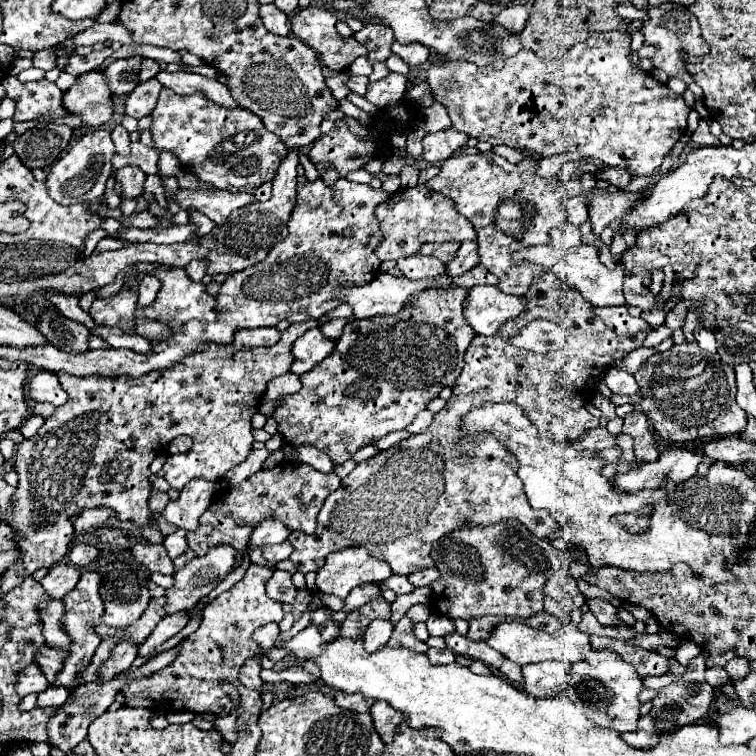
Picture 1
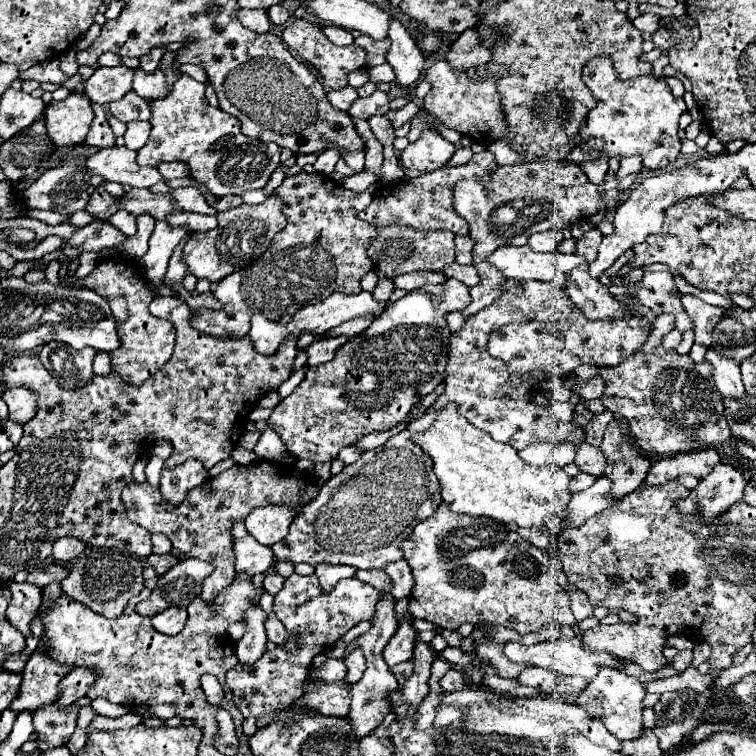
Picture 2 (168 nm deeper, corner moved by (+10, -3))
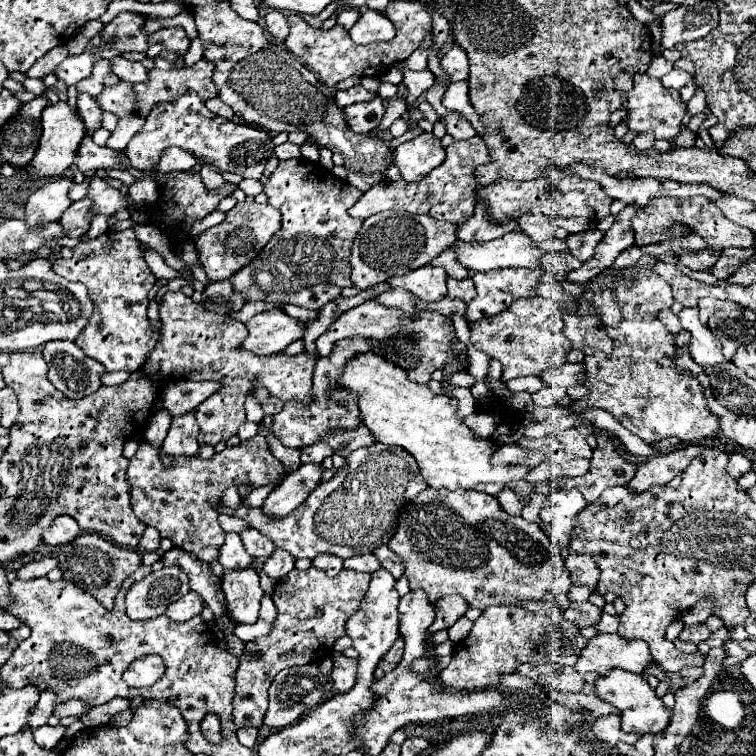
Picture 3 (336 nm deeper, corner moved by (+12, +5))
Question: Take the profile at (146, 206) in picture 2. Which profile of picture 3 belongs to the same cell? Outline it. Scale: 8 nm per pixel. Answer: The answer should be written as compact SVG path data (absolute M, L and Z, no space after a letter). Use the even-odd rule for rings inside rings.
M92 176L90 178L88 198L94 200L94 212L96 214L104 214L104 216L112 216L118 210L130 206L130 196L126 192L122 192L120 188L112 188L100 176Z

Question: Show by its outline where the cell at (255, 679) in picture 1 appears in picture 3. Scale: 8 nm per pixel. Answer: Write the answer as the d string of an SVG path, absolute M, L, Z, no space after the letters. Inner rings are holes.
M252 568L234 570L222 576L222 590L232 618L238 624L254 624L258 620L260 600L264 596L258 574Z

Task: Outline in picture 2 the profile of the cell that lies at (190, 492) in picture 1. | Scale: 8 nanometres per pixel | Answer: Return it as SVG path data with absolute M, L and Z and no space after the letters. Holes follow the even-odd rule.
M186 460L184 464L178 464L172 470L162 468L160 490L166 496L168 506L177 506L178 500L186 496L188 488L202 484L202 480L206 478L208 478L208 470L198 460Z

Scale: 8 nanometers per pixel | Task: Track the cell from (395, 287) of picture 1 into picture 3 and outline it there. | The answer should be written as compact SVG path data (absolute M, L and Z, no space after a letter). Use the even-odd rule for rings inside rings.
M266 310L252 316L248 322L248 338L242 342L242 348L250 350L256 356L278 354L292 342L304 338L306 328L300 320L288 316L282 310Z

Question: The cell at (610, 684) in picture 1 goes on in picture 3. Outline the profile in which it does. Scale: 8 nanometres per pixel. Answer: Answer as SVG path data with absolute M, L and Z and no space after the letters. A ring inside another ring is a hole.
M610 670L604 676L598 676L596 680L596 694L598 698L602 698L604 702L612 704L614 708L620 710L620 722L624 732L636 732L636 734L658 734L666 728L668 718L670 718L670 710L666 710L662 706L662 700L654 694L654 690L648 686L646 678L636 676L632 672L626 670Z

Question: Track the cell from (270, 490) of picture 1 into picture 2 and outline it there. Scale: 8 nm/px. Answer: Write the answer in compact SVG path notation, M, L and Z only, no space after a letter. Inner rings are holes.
M258 460L248 466L232 466L230 470L208 478L200 486L192 488L184 502L178 506L168 506L166 498L162 496L158 486L148 482L128 482L122 490L122 500L126 506L128 518L154 532L166 534L174 548L178 548L188 558L200 558L212 562L216 570L206 576L202 584L200 598L212 602L224 588L228 588L236 576L232 566L232 524L244 520L254 508L268 506L268 504L282 504L282 502L298 502L298 492L310 484L312 476L308 472L300 472L294 466L276 464Z

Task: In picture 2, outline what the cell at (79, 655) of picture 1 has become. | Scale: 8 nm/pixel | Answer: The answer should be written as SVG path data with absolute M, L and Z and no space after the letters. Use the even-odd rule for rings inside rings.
M40 644L36 654L26 662L22 670L22 684L18 690L18 696L12 700L10 710L30 712L52 704L58 698L58 682L70 672L70 668L64 668L50 660L50 656L44 654L46 644Z

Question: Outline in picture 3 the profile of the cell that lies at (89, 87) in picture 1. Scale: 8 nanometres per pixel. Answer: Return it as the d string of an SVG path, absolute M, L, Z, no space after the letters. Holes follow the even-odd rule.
M56 102L44 108L42 112L42 138L40 138L40 146L36 150L36 156L30 160L28 164L28 172L30 178L38 178L38 176L58 176L62 174L76 156L76 150L80 146L80 140L84 138L86 130L84 130L84 120L80 120L80 114L70 108L68 102Z

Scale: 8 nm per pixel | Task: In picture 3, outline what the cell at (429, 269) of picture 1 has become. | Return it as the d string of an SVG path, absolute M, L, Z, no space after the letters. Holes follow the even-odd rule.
M422 266L404 276L392 276L392 280L388 280L388 284L412 292L422 302L434 302L434 300L442 300L446 296L446 278L448 276L446 276L444 268Z

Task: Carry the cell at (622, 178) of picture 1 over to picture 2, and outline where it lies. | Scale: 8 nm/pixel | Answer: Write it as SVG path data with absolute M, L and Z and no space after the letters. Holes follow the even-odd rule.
M632 156L632 158L622 158L620 160L620 170L616 172L616 178L622 180L628 174L640 172L642 170L642 156Z

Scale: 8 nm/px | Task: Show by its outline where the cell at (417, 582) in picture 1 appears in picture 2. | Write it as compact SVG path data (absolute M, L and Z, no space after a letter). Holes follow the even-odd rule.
M398 560L394 564L386 564L384 570L392 578L392 596L396 600L408 598L410 596L410 588L414 586L414 578L412 578L412 572L410 572L408 564L404 560Z

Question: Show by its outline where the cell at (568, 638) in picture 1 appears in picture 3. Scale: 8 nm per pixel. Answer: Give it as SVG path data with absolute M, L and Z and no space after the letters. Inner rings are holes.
M598 634L588 640L588 648L580 652L580 660L576 660L572 668L576 672L596 672L596 674L606 674L612 668L622 668L634 674L642 674L644 666L648 666L650 662L652 662L652 656L644 640L622 640L618 634Z

